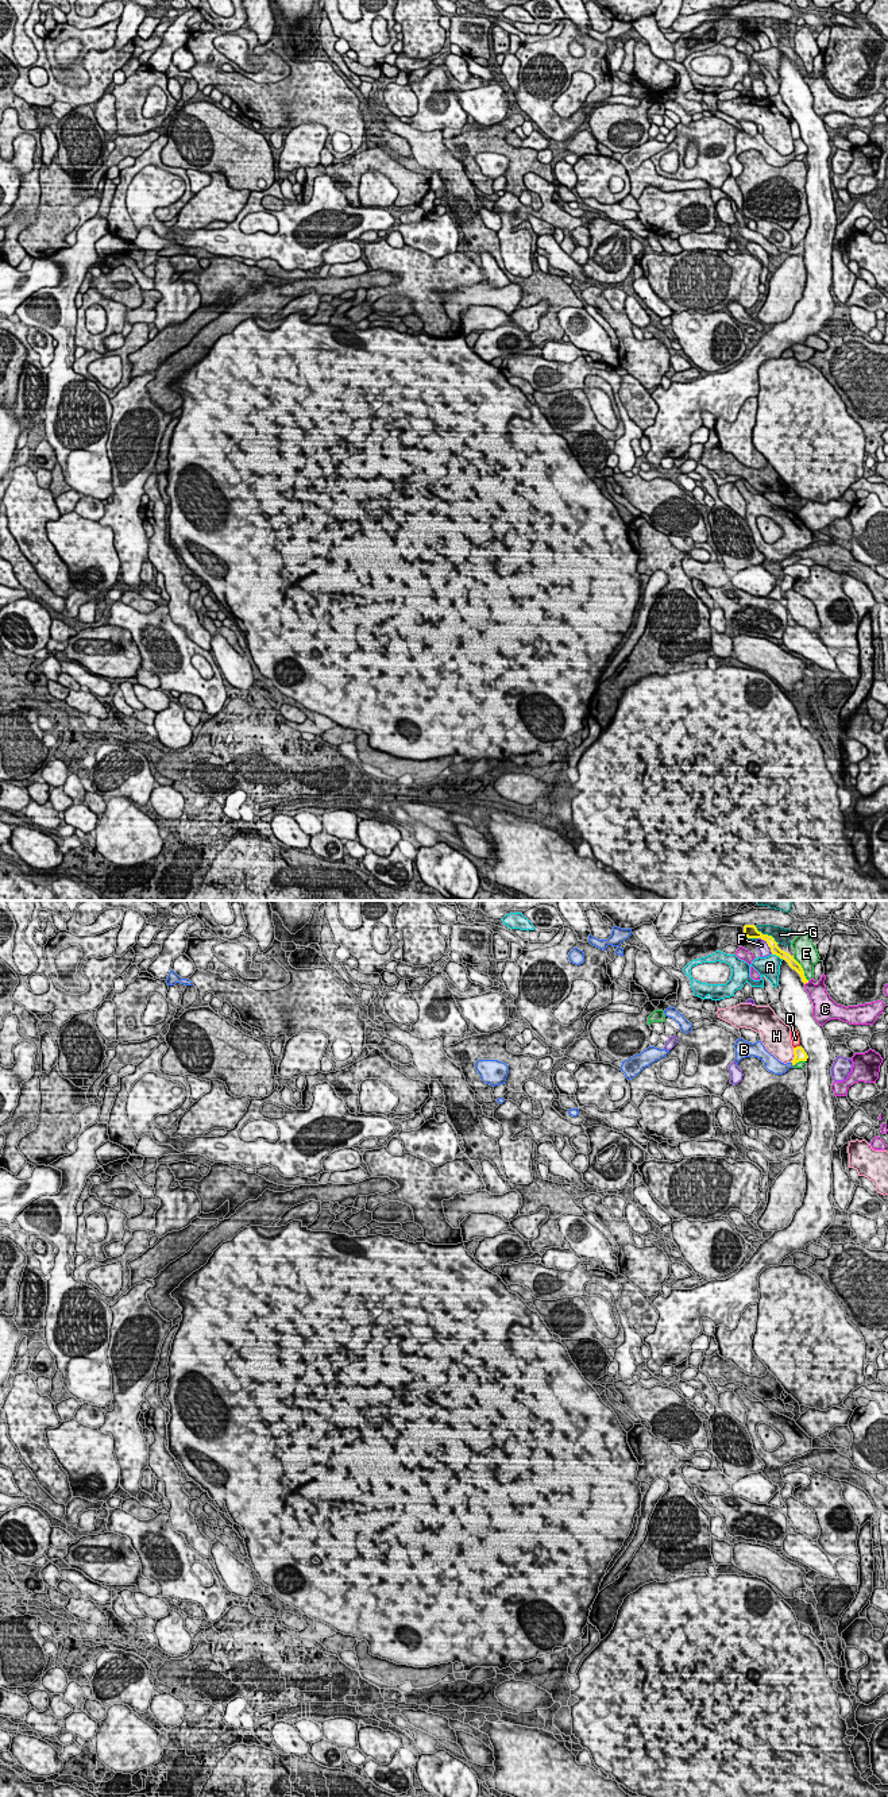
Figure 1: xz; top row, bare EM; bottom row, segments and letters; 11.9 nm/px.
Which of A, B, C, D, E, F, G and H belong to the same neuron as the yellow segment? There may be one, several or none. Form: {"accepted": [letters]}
{"accepted": ["B"]}

